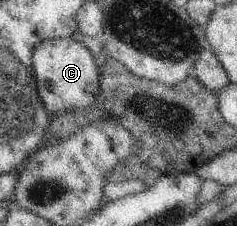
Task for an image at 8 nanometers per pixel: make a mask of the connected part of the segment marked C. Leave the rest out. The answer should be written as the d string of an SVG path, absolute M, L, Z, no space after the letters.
M72 37L46 39L41 42L32 53L32 68L37 80L37 89L42 102L49 114L58 114L66 110L88 108L94 104L96 96L100 94L100 76L98 76L97 56L93 56Z

